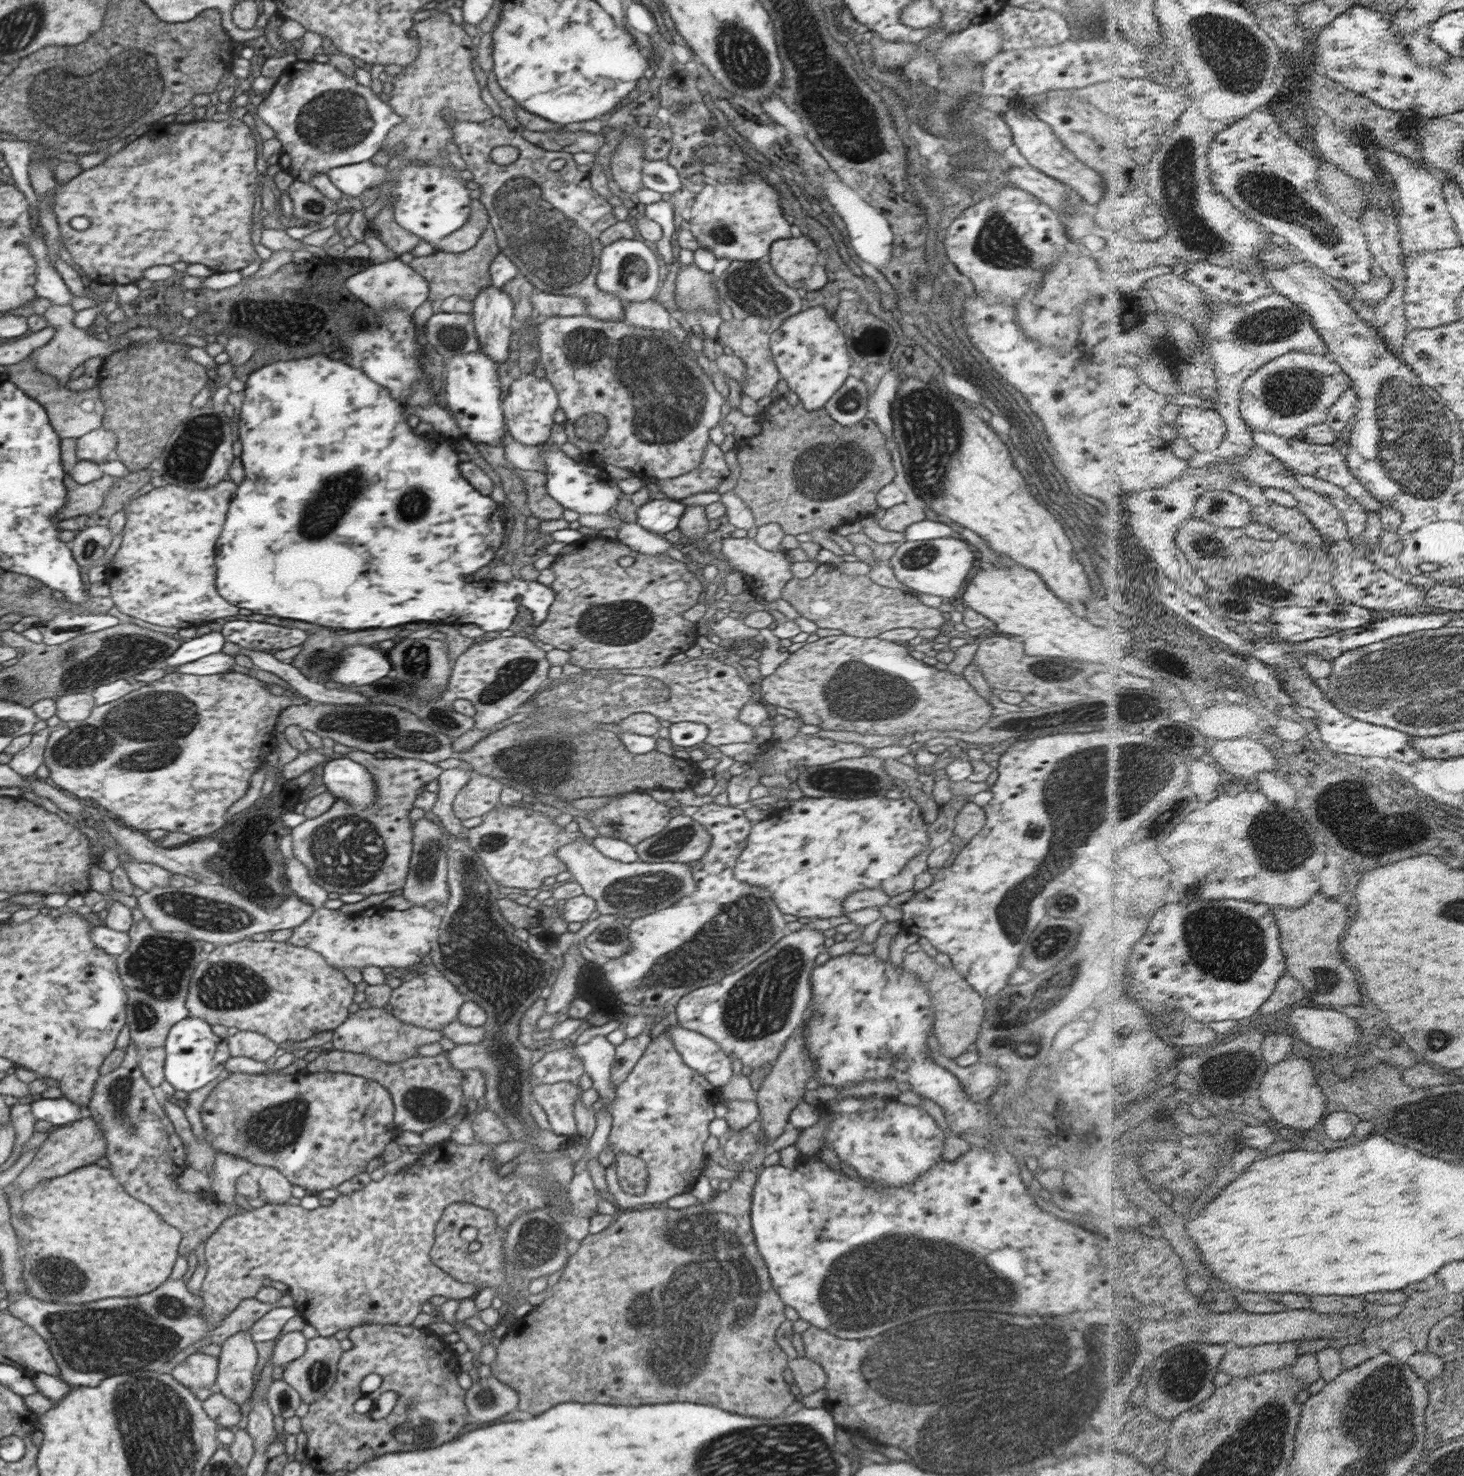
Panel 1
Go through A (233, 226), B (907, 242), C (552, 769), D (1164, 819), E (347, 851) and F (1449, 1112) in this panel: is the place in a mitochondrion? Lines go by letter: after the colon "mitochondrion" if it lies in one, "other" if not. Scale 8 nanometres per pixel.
A: other
B: other
C: mitochondrion
D: mitochondrion
E: mitochondrion
F: mitochondrion

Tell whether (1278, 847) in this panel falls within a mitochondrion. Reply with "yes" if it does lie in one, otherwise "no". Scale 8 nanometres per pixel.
yes

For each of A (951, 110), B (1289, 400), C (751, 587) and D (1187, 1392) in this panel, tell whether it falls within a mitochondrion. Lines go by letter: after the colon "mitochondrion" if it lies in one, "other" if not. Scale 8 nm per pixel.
A: mitochondrion
B: mitochondrion
C: other
D: other

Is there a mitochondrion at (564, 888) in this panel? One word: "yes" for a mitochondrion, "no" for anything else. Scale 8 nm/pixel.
no

